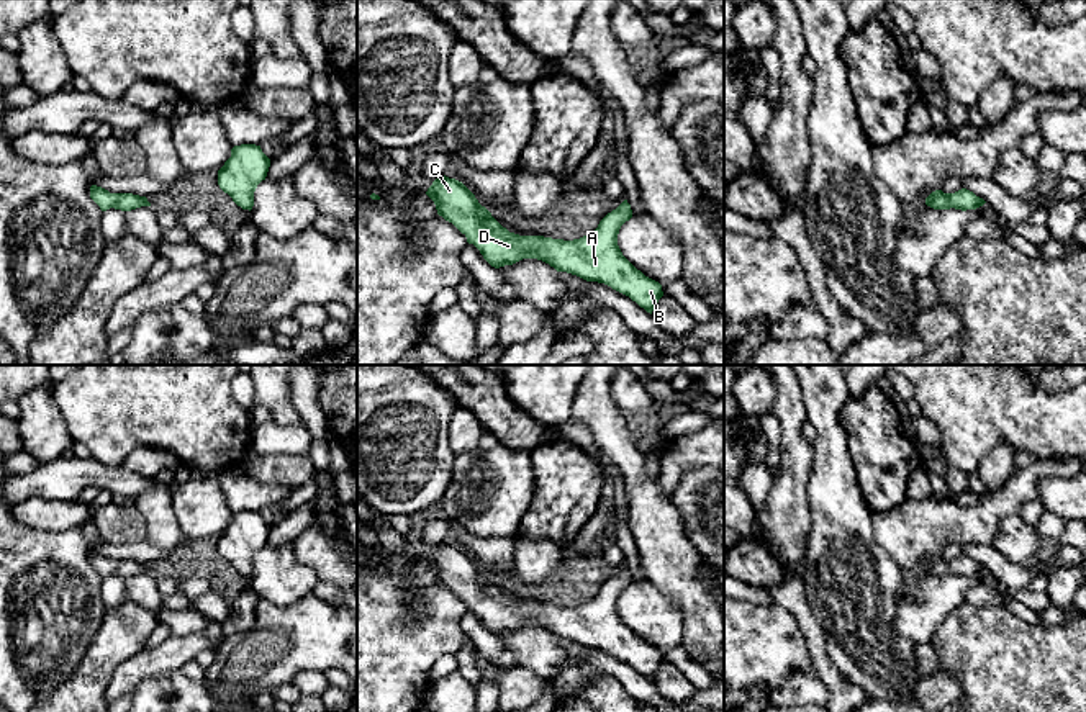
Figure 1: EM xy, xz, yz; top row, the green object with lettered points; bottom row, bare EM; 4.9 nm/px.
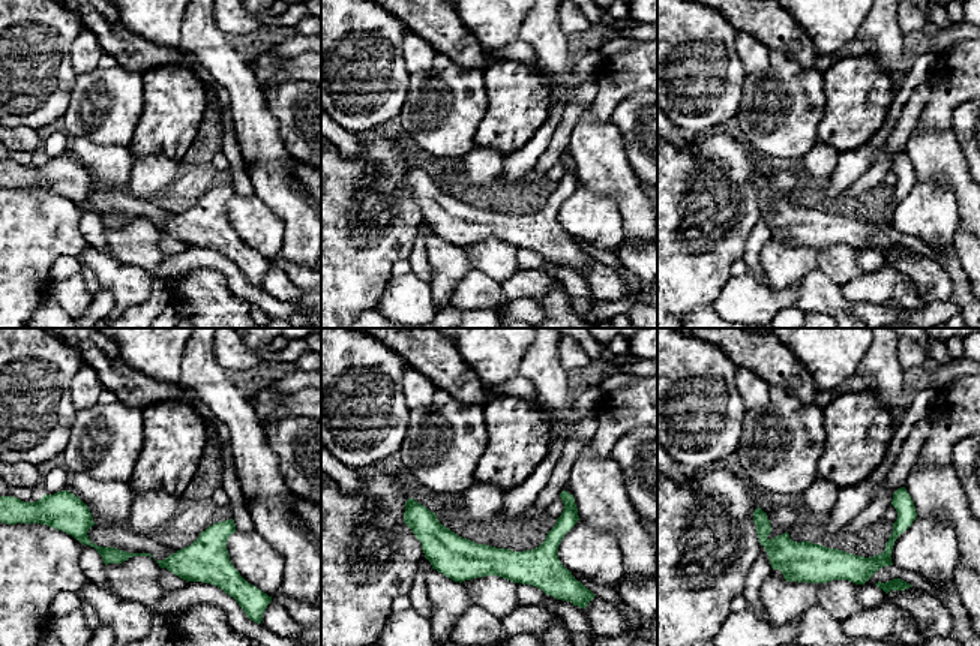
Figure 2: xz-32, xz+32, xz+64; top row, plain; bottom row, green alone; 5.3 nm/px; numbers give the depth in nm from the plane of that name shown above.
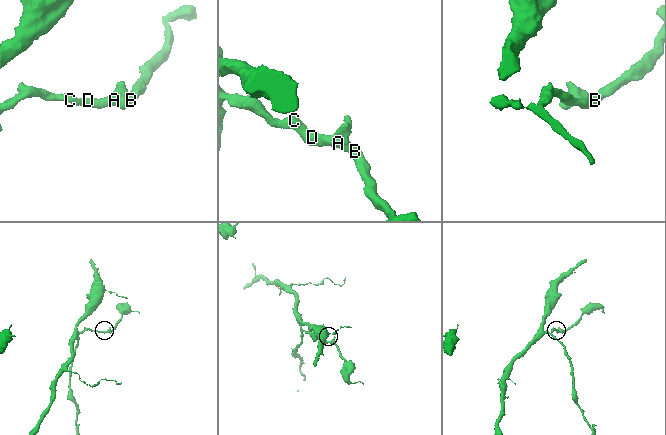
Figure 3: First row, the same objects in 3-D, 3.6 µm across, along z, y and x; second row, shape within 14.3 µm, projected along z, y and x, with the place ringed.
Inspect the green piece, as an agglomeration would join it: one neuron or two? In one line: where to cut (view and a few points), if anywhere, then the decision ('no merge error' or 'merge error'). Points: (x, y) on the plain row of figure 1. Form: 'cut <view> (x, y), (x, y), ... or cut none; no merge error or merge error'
cut none; no merge error

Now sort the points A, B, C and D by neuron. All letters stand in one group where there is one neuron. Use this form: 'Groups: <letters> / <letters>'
Groups: A B C D

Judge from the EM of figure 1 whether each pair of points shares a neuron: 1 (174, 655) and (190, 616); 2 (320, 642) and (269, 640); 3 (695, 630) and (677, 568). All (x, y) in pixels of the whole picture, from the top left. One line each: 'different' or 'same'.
1: different
2: same
3: same

